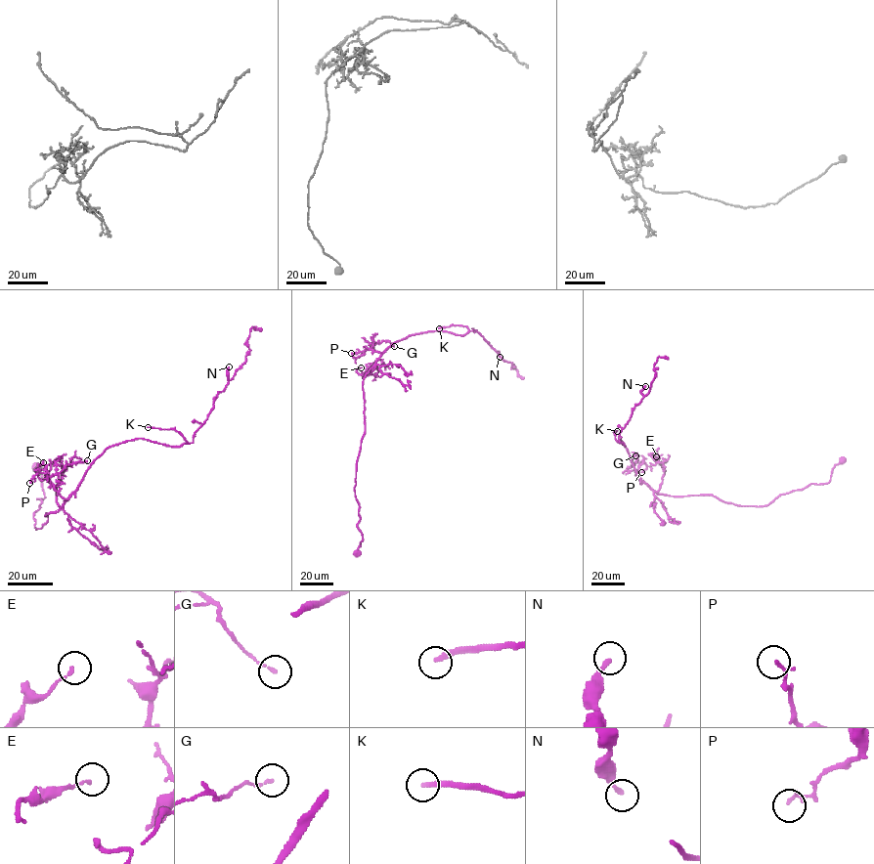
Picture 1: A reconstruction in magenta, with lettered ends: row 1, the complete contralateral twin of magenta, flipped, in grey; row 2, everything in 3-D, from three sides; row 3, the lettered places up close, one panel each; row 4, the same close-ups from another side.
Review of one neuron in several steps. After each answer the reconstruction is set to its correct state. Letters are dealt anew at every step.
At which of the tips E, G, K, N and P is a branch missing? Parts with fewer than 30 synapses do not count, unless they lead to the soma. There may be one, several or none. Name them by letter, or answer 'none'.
K

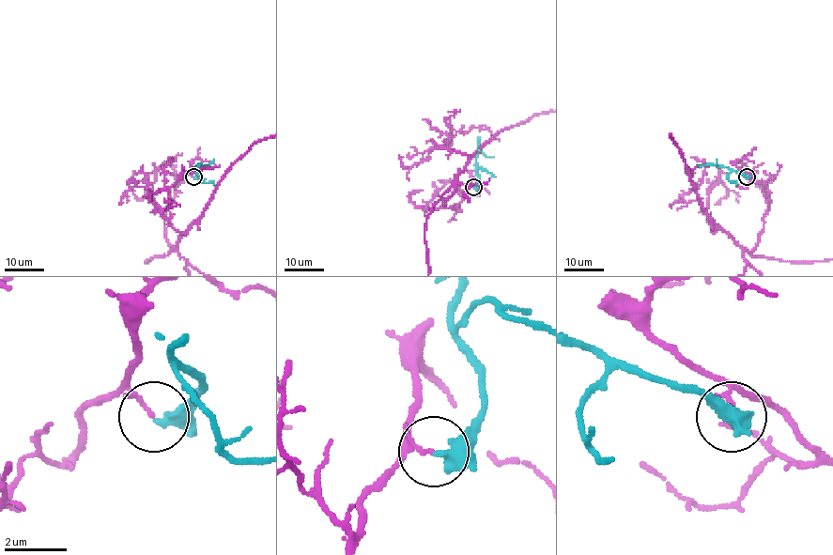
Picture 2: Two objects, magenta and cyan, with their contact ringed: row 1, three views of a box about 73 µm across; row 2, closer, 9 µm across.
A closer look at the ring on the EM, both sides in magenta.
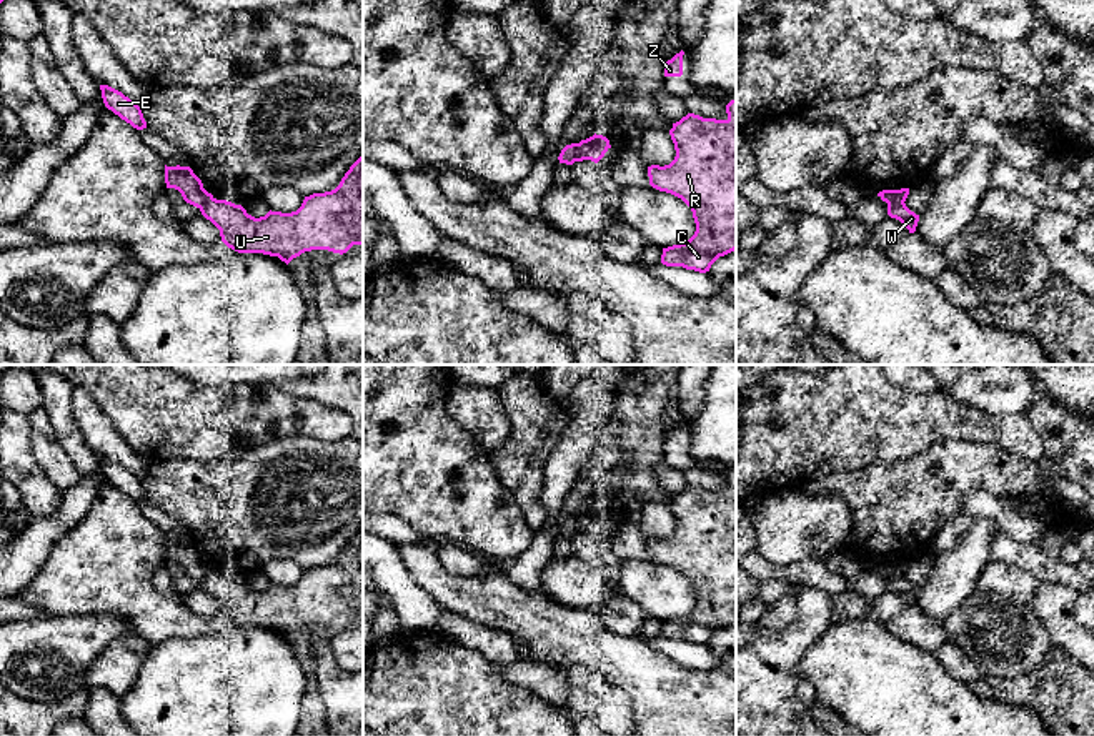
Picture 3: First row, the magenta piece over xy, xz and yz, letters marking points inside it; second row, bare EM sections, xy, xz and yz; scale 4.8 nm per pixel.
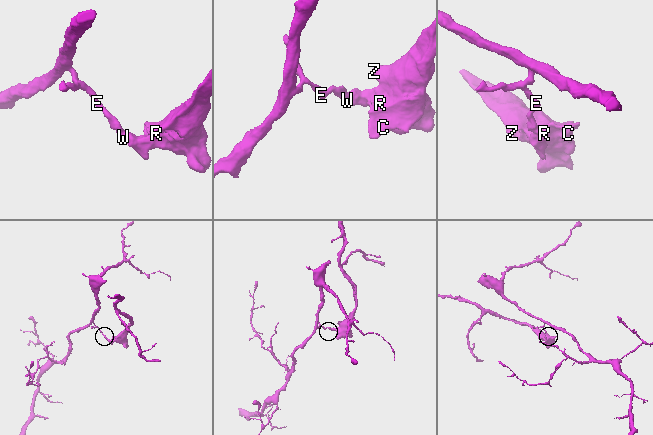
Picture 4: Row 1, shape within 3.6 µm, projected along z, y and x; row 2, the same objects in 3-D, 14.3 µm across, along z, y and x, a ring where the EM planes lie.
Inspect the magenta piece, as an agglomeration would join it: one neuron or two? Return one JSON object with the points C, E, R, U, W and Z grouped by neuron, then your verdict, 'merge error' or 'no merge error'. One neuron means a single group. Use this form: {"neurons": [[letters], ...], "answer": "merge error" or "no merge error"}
{"neurons": [["C", "R", "U", "W", "Z"], ["E"]], "answer": "merge error"}

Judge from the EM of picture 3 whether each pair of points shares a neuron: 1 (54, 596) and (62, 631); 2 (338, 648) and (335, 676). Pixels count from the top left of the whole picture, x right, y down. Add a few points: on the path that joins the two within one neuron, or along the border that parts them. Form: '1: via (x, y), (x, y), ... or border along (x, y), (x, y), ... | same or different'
1: border along (97, 613), (47, 618) | different
2: border along (327, 651), (345, 671) | different

